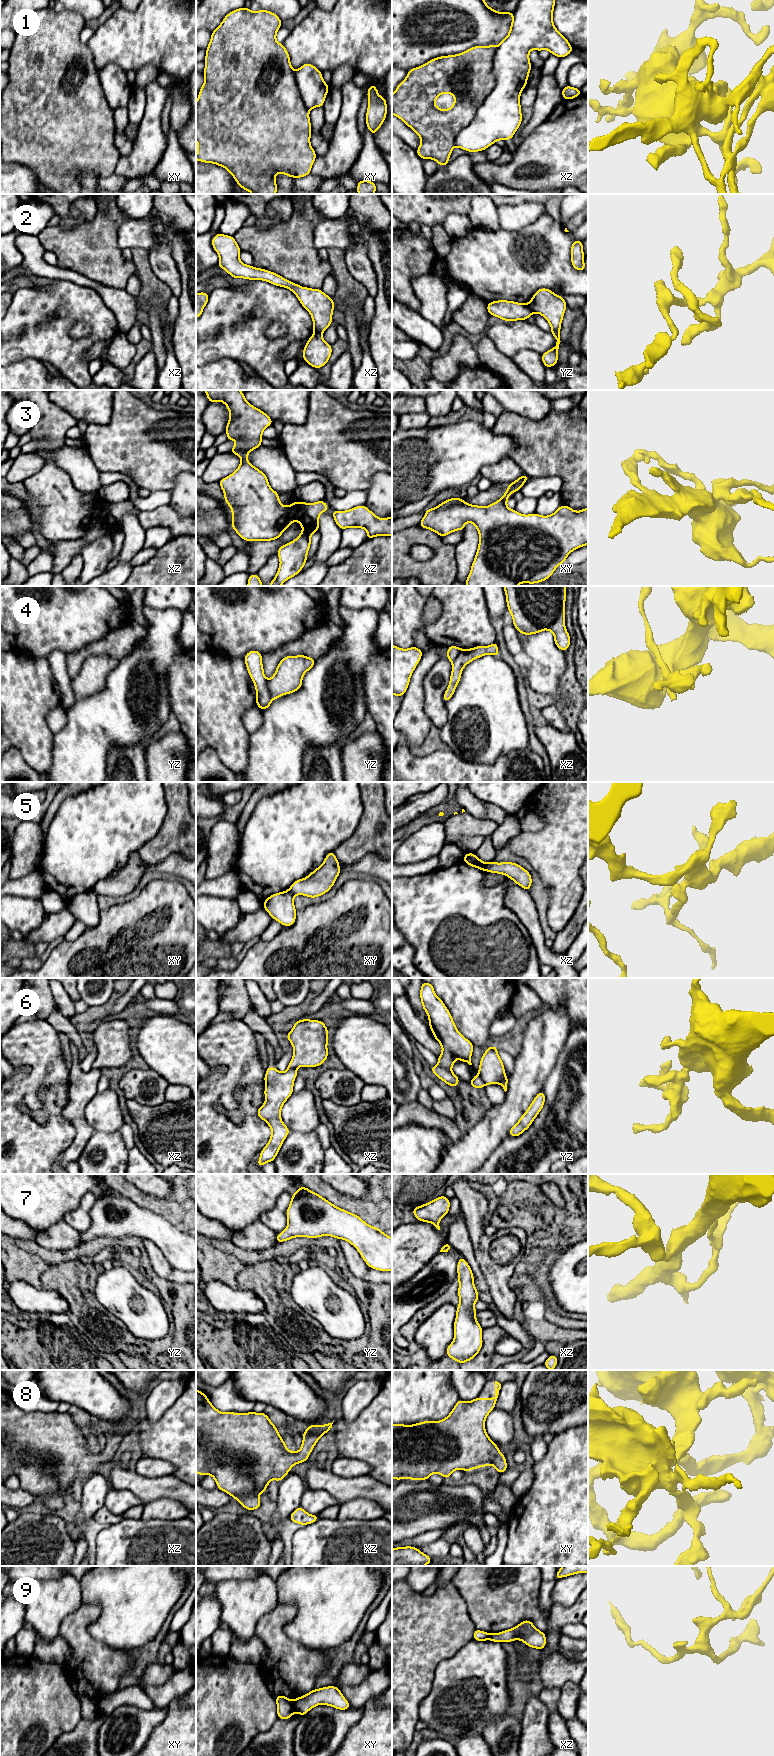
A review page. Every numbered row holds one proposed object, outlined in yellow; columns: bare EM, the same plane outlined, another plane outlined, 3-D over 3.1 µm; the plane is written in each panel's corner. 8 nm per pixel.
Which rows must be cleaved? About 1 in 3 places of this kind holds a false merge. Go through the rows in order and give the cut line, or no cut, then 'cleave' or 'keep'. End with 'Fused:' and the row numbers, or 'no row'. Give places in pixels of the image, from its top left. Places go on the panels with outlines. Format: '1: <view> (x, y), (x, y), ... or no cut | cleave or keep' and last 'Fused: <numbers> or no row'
1: no cut | keep
2: xz (314, 332), (321, 334) | cleave
3: no cut | keep
4: yz (266, 680), (269, 694), (273, 698) | cleave
5: xz (488, 863), (486, 870) | cleave
6: yz (479, 1074), (485, 1084) | cleave
7: no cut | keep
8: no cut | keep
9: xy (292, 1701), (294, 1711) | cleave
Fused: 2, 4, 5, 6, 9

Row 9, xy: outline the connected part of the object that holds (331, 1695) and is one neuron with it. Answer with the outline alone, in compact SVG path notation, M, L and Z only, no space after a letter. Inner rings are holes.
M336 1686L313 1689L306 1695L297 1697L293 1701L294 1712L302 1717L317 1705L332 1706L339 1710L347 1710L351 1708L351 1705L342 1695L340 1688Z

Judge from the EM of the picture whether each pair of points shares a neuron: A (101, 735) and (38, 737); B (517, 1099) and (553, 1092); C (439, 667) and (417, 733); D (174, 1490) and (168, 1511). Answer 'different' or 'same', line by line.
A: different
B: different
C: different
D: different

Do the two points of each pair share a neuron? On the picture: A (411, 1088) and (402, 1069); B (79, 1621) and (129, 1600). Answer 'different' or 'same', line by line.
A: same
B: different

